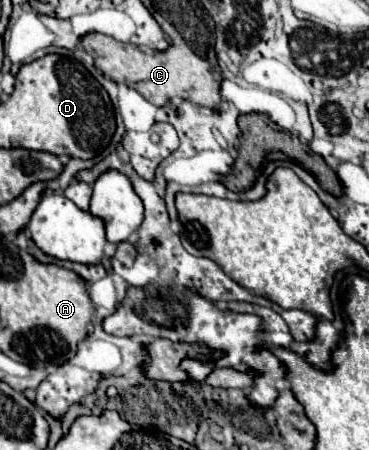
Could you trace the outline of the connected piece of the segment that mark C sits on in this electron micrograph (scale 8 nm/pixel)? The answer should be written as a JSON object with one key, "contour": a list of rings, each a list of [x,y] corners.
{"contour":[[[158,20],[158,22],[162,22],[162,30],[170,38],[170,46],[162,52],[144,54],[132,44],[118,42],[110,36],[104,36],[98,32],[86,34],[82,38],[82,44],[88,50],[92,50],[98,60],[102,60],[102,64],[98,64],[98,66],[108,78],[112,78],[118,84],[126,84],[126,86],[138,90],[148,102],[152,102],[156,106],[164,106],[172,98],[188,98],[200,106],[216,108],[220,102],[218,90],[220,90],[220,82],[222,82],[222,72],[220,72],[216,54],[212,52],[212,56],[208,60],[196,56],[192,52],[192,48],[184,42],[180,32],[170,22],[166,22],[166,20]]]}

